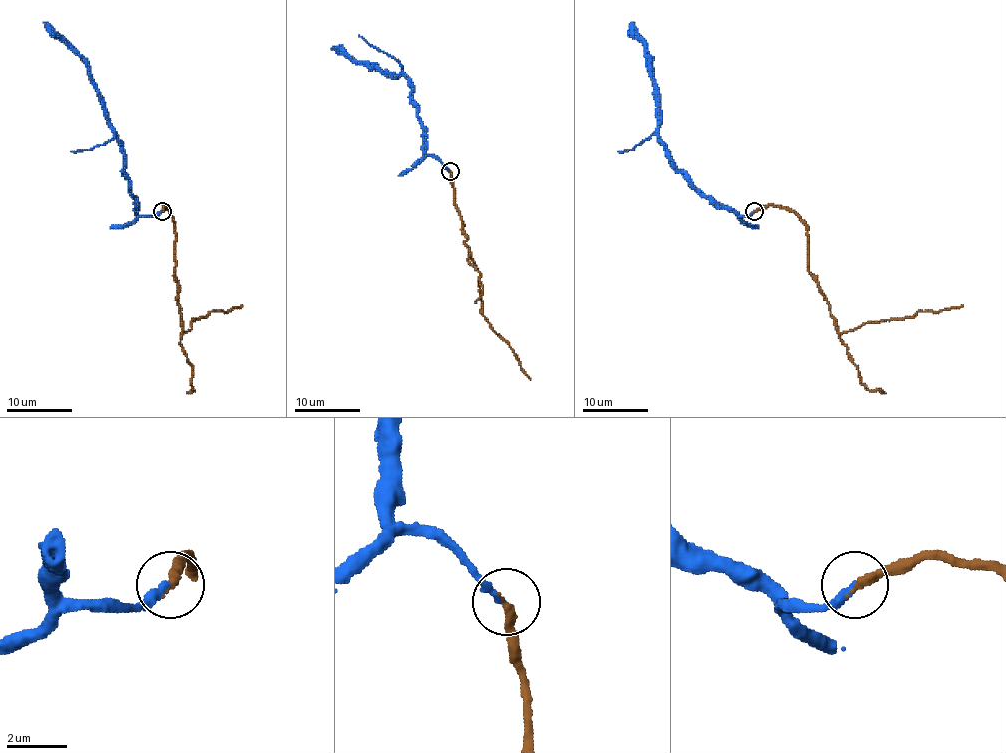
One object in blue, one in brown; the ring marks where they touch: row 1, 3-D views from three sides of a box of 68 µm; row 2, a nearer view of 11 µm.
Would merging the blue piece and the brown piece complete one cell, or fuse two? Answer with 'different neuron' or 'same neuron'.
same neuron

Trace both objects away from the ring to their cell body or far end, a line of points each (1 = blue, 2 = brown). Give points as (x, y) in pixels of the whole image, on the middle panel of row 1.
1: (450, 170), (426, 152), (426, 134), (411, 84), (403, 75), (386, 75), (378, 69), (355, 64), (331, 48)
2: (450, 170), (453, 205), (463, 224), (465, 244), (480, 273), (483, 316), (530, 380)

